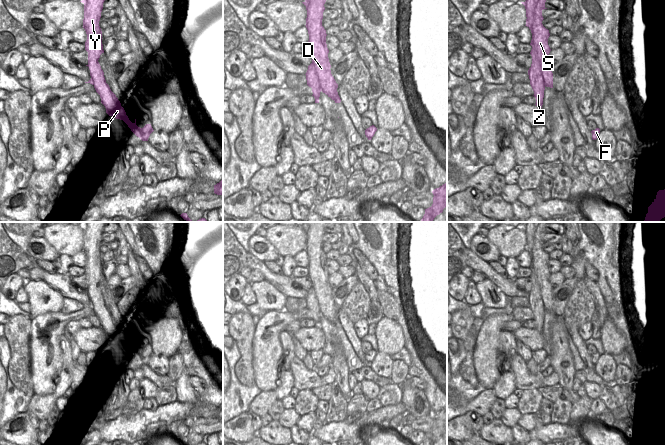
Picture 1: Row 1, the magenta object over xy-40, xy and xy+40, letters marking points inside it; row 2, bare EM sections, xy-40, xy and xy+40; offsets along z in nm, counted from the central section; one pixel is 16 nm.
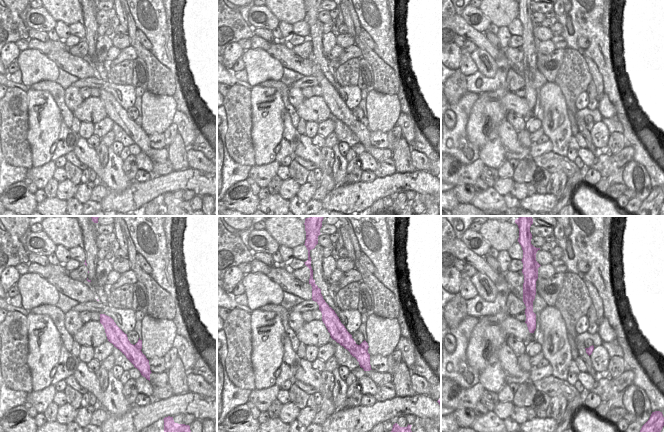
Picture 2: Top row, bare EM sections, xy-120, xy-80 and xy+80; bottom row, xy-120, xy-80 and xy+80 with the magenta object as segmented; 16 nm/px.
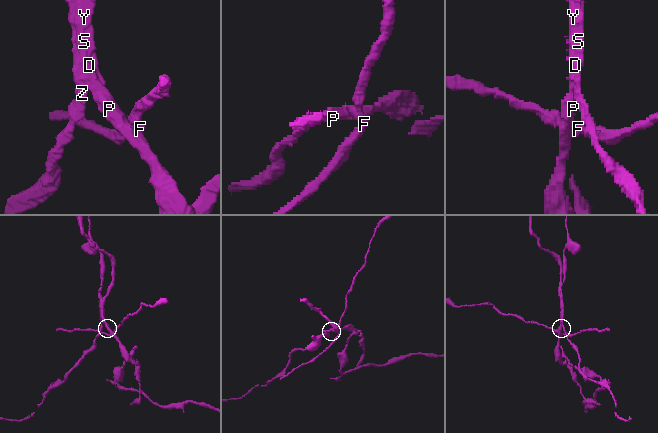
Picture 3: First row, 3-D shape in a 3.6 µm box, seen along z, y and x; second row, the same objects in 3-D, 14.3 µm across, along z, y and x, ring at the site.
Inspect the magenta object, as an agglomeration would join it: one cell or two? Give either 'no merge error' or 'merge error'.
merge error

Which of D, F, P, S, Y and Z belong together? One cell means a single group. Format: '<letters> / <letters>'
D F P S Y / Z

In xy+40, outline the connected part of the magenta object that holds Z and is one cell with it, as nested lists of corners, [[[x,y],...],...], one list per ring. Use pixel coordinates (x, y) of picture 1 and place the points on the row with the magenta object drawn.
[[[526,0],[525,2],[521,2],[526,9],[526,25],[532,33],[532,40],[530,45],[532,46],[532,50],[530,52],[532,56],[532,64],[531,67],[528,70],[528,75],[530,79],[530,85],[534,91],[534,97],[536,99],[536,106],[539,108],[542,108],[543,105],[543,98],[544,98],[544,90],[545,90],[545,83],[543,79],[542,72],[540,71],[540,68],[538,64],[540,63],[538,53],[533,45],[534,40],[534,34],[532,30],[532,25],[535,21],[535,8],[538,0]]]

